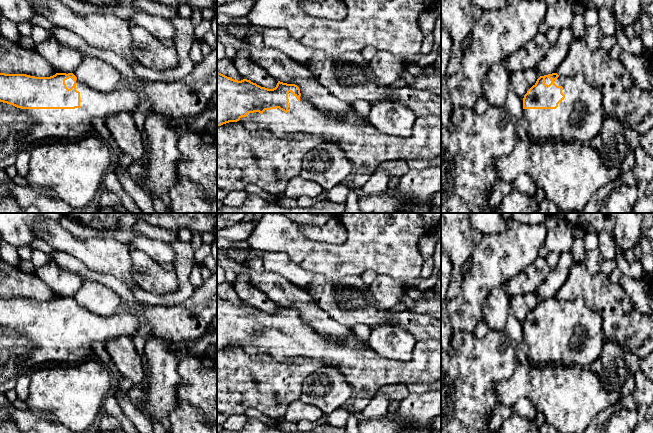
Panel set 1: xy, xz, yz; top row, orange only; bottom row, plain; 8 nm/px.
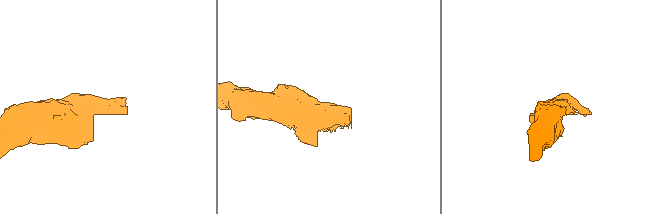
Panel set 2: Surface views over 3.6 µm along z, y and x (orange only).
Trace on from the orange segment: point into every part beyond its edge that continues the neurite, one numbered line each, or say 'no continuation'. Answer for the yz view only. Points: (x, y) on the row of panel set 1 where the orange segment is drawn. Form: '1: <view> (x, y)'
1: yz (579, 117)

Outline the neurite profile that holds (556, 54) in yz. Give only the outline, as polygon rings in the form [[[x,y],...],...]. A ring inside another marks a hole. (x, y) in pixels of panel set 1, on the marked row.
[[[571,27],[560,30],[556,43],[551,45],[546,55],[534,67],[538,71],[539,76],[556,73],[557,68],[567,56],[573,39]]]

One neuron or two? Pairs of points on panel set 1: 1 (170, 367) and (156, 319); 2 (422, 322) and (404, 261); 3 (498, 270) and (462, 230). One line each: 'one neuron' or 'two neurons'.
1: two neurons
2: two neurons
3: two neurons

